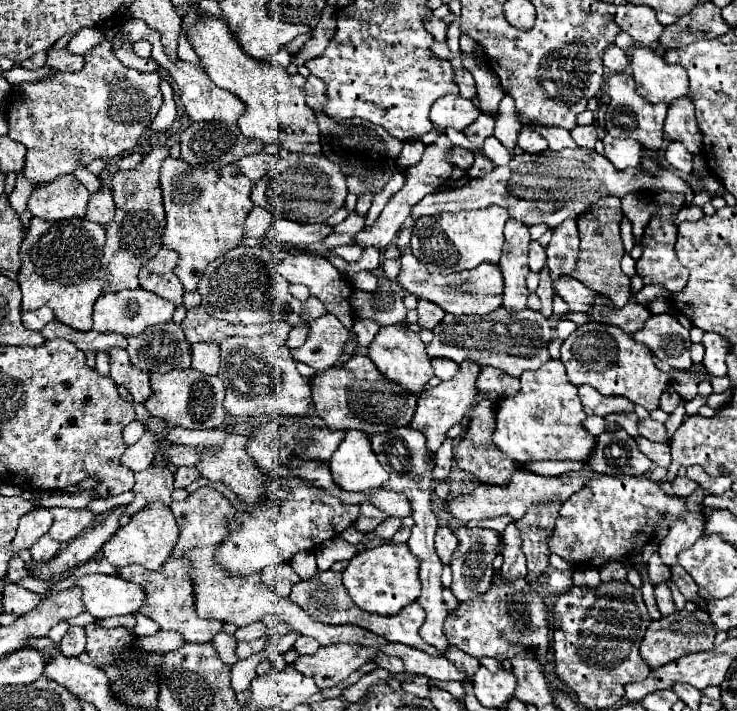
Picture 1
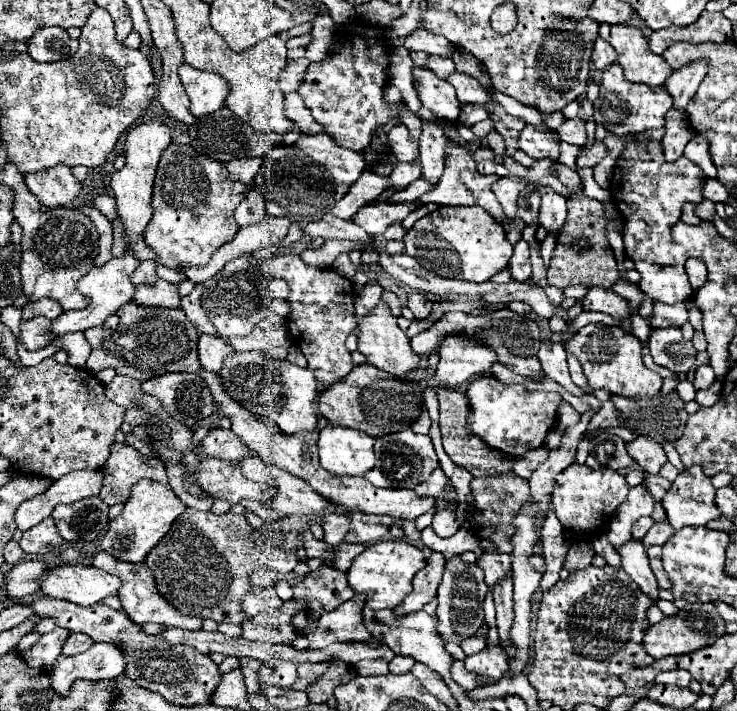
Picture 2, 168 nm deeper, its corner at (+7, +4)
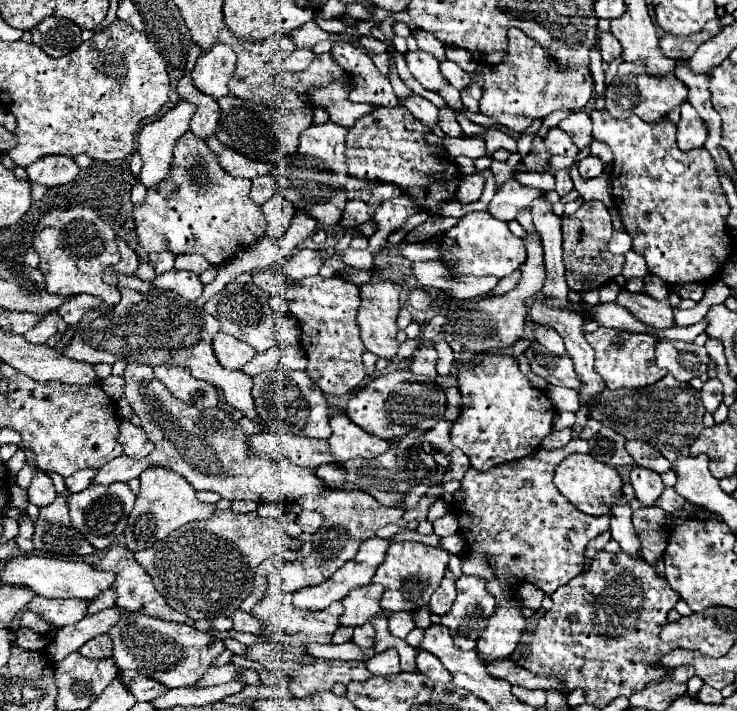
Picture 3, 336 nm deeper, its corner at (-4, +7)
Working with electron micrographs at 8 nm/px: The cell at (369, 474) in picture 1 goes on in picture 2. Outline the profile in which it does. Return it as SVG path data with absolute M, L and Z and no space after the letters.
M327 424L319 432L319 462L339 476L365 476L375 464L375 440L359 430Z

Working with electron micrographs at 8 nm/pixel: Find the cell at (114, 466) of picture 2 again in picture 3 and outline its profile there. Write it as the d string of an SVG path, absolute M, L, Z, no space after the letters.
M122 421L120 425L120 435L118 441L124 447L124 455L132 457L132 459L144 459L150 455L150 451L154 449L152 441L146 437L144 429L132 425L130 421Z

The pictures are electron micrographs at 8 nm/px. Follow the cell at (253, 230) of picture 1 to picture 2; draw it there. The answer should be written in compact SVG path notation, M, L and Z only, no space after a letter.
M249 188L245 200L235 208L235 220L239 226L255 224L255 222L263 220L265 214L267 214L267 210L265 210L263 196L255 188Z

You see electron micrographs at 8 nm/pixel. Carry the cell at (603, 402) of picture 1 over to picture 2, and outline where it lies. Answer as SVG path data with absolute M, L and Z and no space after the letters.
M547 326L541 328L541 348L539 348L539 360L543 364L543 370L549 378L553 378L557 384L561 384L567 392L573 396L583 396L585 392L573 384L567 368L567 356L561 342L551 340L551 332Z

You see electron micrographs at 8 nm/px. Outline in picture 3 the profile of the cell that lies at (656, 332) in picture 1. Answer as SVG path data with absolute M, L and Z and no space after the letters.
M662 339L656 343L656 365L668 369L678 381L688 383L708 371L708 353L694 341L670 341Z

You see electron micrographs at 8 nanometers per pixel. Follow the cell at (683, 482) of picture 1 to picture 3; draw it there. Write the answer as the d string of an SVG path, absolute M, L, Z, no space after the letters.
M634 467L632 469L630 483L636 491L636 497L644 505L654 505L654 501L662 495L662 491L666 487L656 471L650 471L650 469L644 469L644 467Z

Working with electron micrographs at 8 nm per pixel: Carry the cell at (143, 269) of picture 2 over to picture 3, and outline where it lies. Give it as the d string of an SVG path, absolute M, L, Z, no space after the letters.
M164 251L164 253L150 253L148 255L148 259L150 259L150 263L152 263L154 271L156 271L156 275L162 275L162 273L170 271L174 267L174 257L176 255L168 253L168 251Z

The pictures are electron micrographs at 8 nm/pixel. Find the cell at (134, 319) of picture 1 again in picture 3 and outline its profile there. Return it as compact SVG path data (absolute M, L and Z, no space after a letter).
M168 271L164 275L158 275L152 281L152 285L156 289L174 291L188 301L196 301L196 297L200 297L200 293L202 293L202 283L200 283L198 275L194 275L190 271Z

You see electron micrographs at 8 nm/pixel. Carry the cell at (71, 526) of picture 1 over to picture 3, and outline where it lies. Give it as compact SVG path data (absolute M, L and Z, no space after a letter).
M114 483L114 485L88 485L88 489L66 495L66 489L58 491L62 497L66 497L68 507L70 507L70 519L72 525L86 537L86 541L94 549L108 549L122 533L126 527L126 519L134 507L134 493L126 483Z

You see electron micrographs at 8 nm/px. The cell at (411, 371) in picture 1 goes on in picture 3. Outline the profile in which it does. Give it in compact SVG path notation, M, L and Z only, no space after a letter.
M384 281L384 283L360 285L360 295L362 295L362 305L360 305L360 313L358 313L360 337L362 337L368 351L392 361L398 353L398 347L400 347L400 343L396 339L396 333L398 333L396 319L398 319L398 311L400 311L398 291L390 281Z

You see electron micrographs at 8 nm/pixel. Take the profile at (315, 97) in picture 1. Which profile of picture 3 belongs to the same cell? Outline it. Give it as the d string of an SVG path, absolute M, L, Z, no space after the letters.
M296 49L286 61L284 61L284 71L288 71L288 73L300 73L300 71L304 71L310 63L312 63L312 59L314 59L314 53L310 51L310 49Z

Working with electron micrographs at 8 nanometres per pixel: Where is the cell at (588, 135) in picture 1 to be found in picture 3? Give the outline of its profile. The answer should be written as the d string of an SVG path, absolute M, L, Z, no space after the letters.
M576 111L568 119L560 121L558 125L560 125L560 129L564 129L572 137L572 141L580 149L584 149L584 147L590 145L590 141L592 141L592 121L590 121L588 113Z

